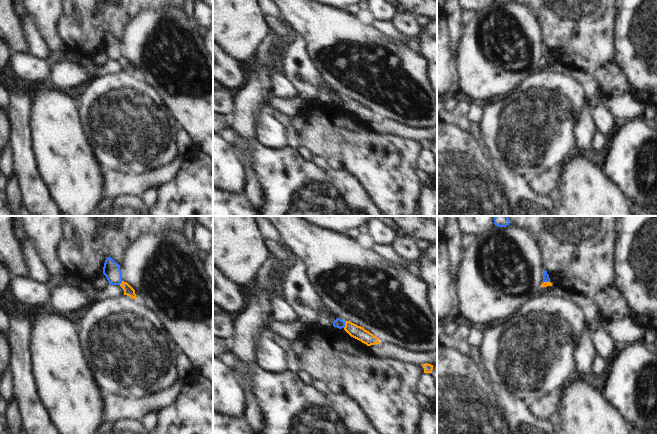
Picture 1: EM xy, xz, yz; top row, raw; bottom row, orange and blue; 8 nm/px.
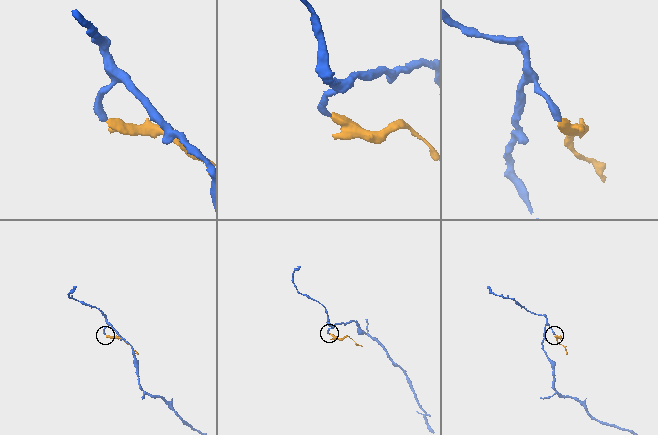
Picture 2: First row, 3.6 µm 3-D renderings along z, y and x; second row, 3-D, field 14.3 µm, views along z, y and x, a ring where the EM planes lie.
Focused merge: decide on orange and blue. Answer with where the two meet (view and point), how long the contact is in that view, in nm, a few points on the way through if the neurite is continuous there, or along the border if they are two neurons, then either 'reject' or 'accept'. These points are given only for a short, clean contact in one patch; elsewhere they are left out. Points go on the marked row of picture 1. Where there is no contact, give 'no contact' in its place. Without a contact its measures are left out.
meets orange in xz at (345, 324); contact 60 nm long; border along xz (345, 321), (343, 327); reject

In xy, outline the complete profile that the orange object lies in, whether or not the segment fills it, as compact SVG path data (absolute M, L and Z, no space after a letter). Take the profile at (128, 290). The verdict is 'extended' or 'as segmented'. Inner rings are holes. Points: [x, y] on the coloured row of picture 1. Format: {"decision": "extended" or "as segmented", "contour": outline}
{"decision": "as segmented", "contour": "M122 281L120 286L124 290L124 295L132 297L133 299L137 299L136 294L135 294L135 290L127 282Z"}

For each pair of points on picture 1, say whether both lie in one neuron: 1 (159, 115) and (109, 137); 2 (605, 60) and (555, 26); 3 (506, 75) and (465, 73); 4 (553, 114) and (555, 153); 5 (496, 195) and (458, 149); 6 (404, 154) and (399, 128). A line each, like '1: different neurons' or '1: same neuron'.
1: same neuron
2: same neuron
3: same neuron
4: same neuron
5: same neuron
6: different neurons

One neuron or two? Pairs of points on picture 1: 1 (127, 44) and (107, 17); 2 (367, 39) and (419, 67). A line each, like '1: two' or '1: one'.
1: two
2: one

